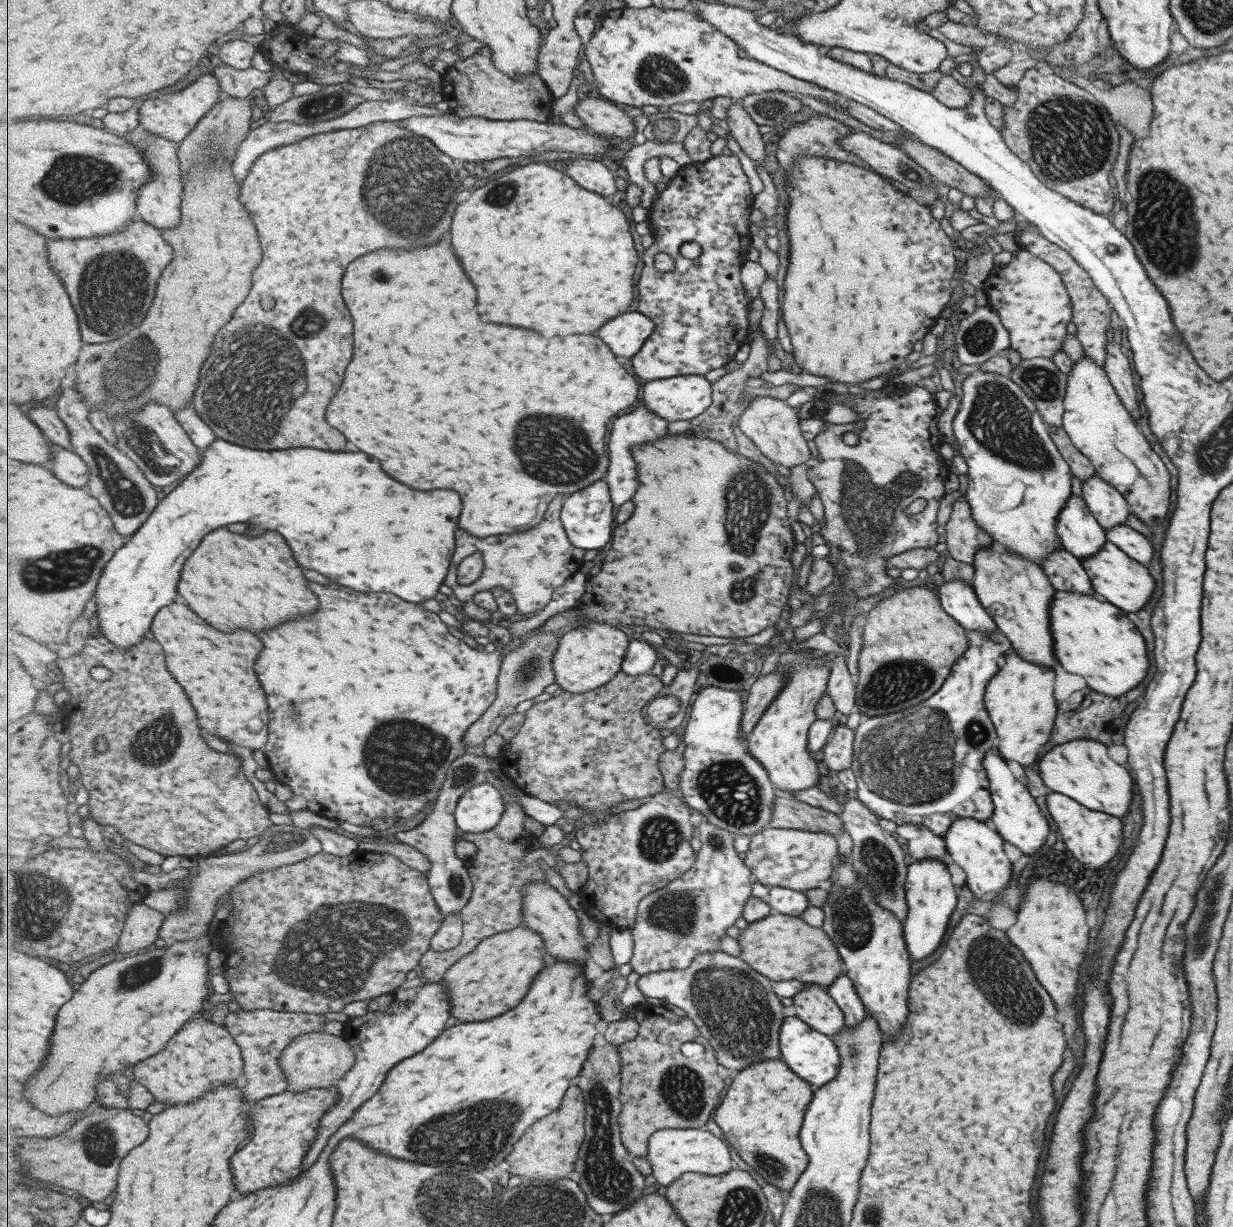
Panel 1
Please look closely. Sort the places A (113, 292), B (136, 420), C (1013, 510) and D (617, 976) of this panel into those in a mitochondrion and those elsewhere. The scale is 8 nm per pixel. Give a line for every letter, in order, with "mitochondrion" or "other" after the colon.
A: mitochondrion
B: mitochondrion
C: other
D: other

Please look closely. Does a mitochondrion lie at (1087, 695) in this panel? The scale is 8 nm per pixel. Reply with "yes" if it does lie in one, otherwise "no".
no

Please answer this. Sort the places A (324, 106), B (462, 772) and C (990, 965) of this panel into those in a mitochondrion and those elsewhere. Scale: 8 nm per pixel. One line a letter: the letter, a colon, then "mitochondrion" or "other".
A: mitochondrion
B: mitochondrion
C: mitochondrion

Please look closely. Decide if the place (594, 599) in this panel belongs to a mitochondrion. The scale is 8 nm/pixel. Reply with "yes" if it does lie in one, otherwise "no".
no

